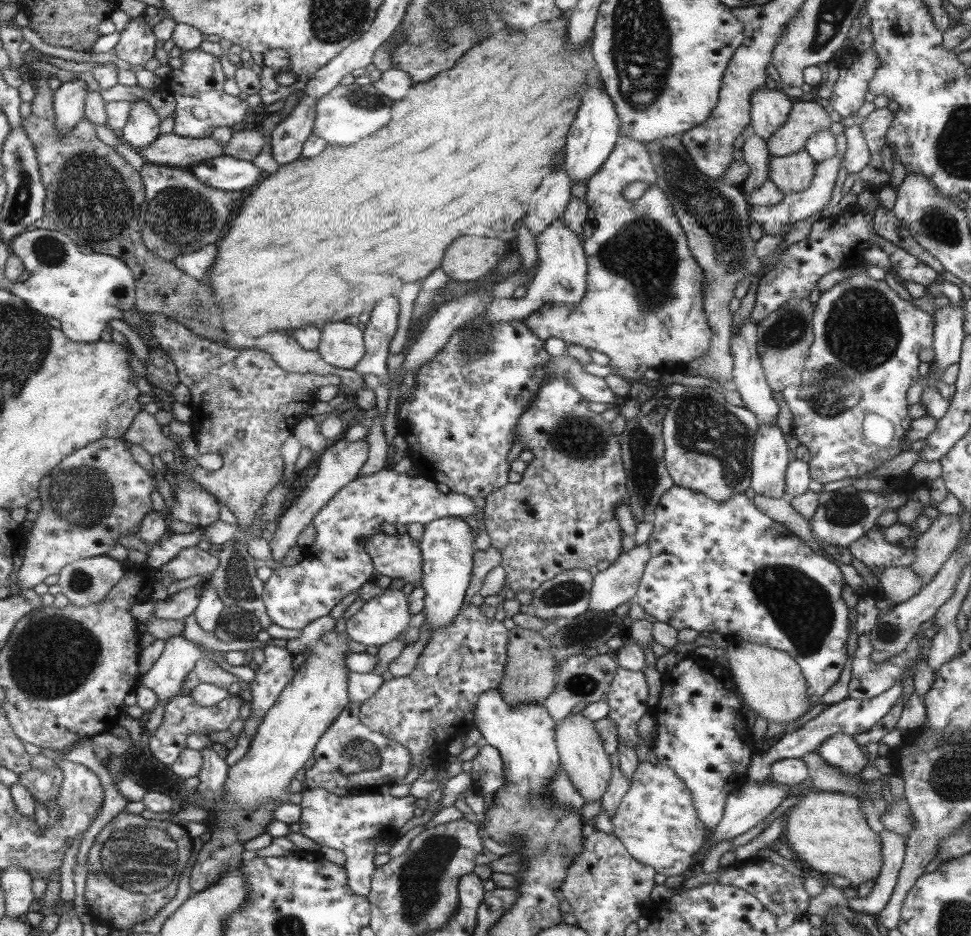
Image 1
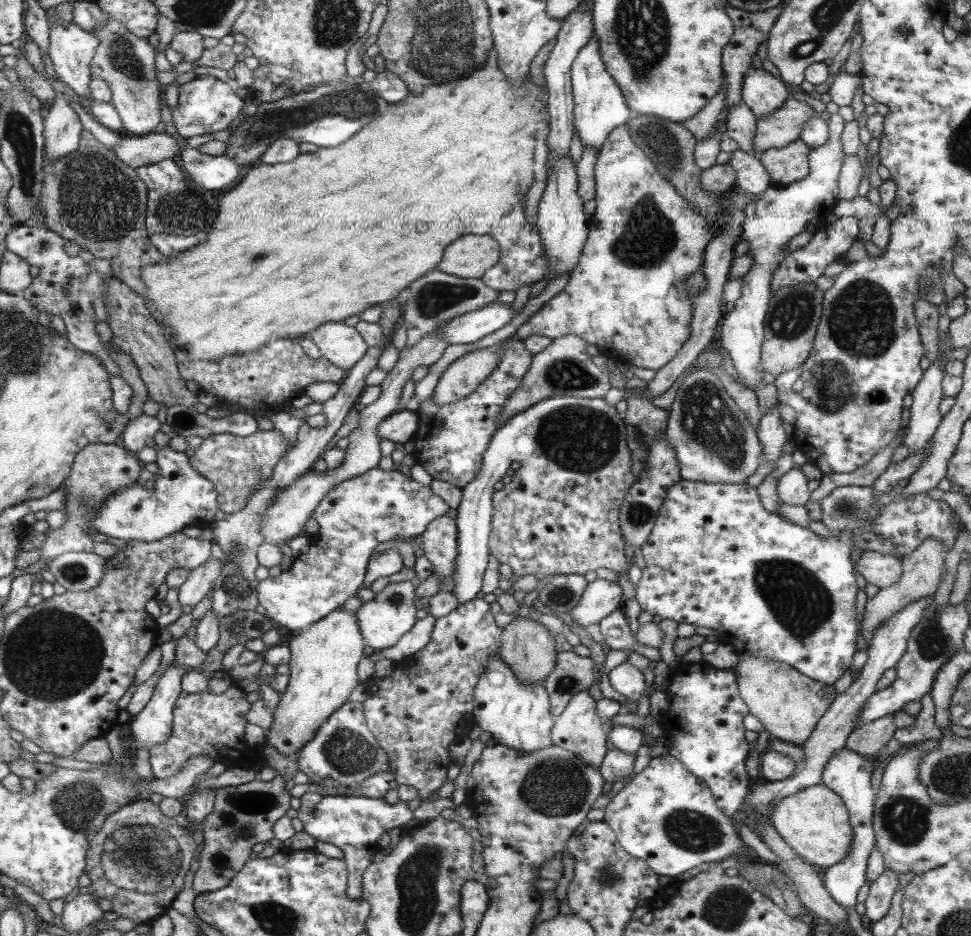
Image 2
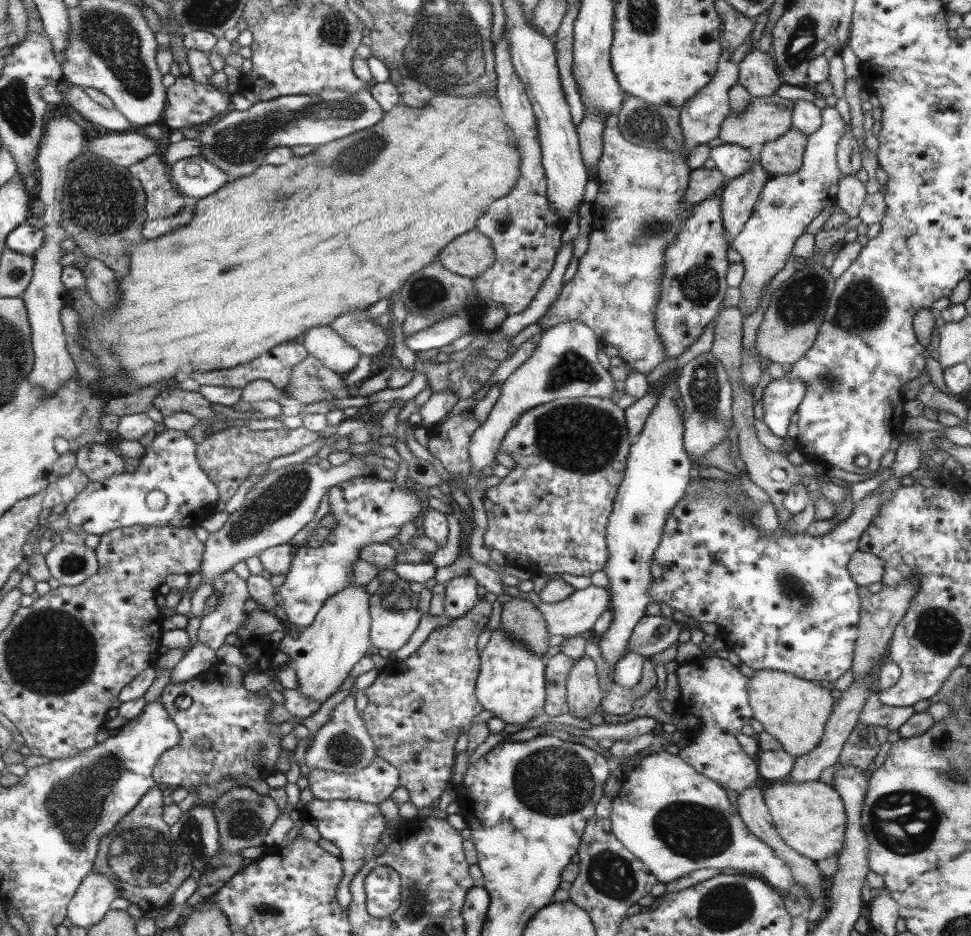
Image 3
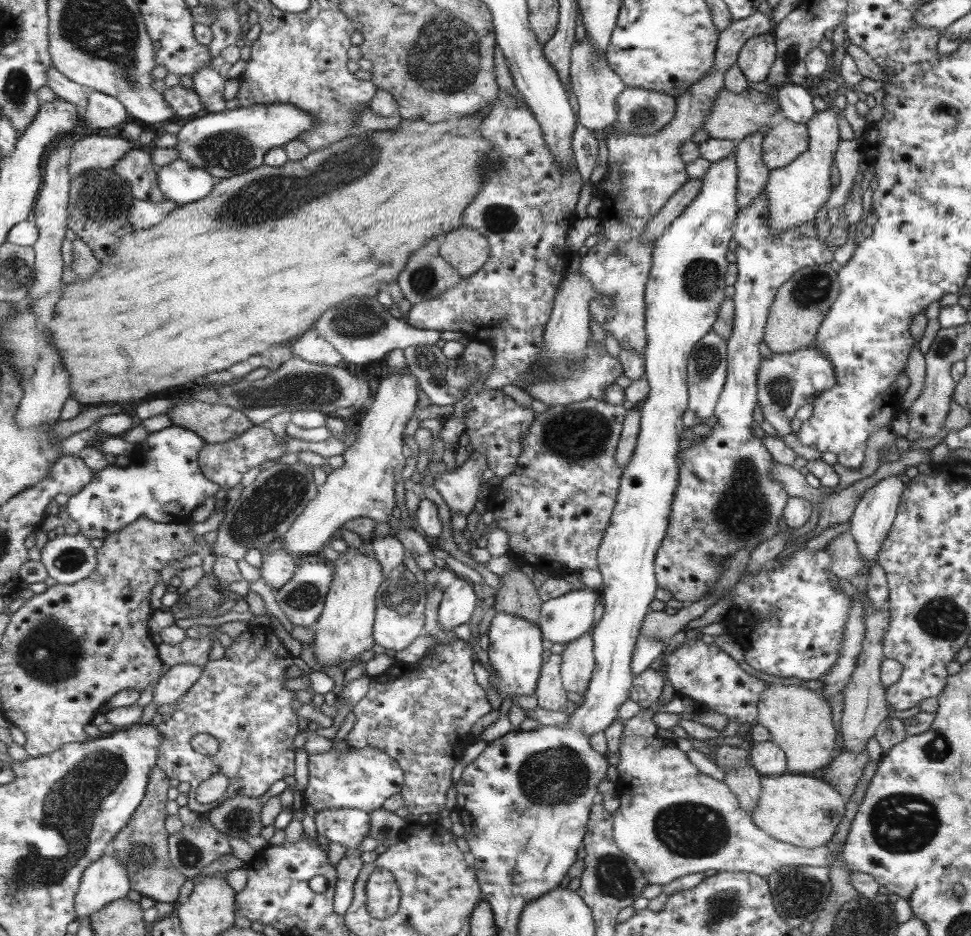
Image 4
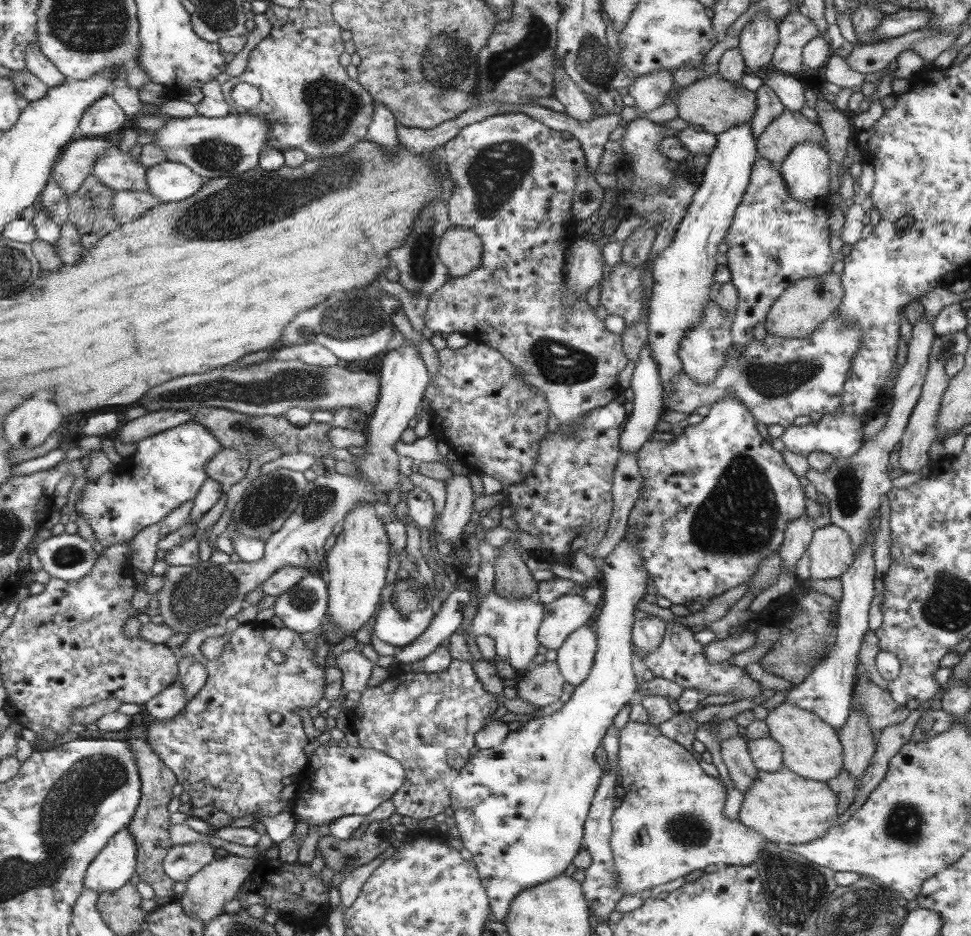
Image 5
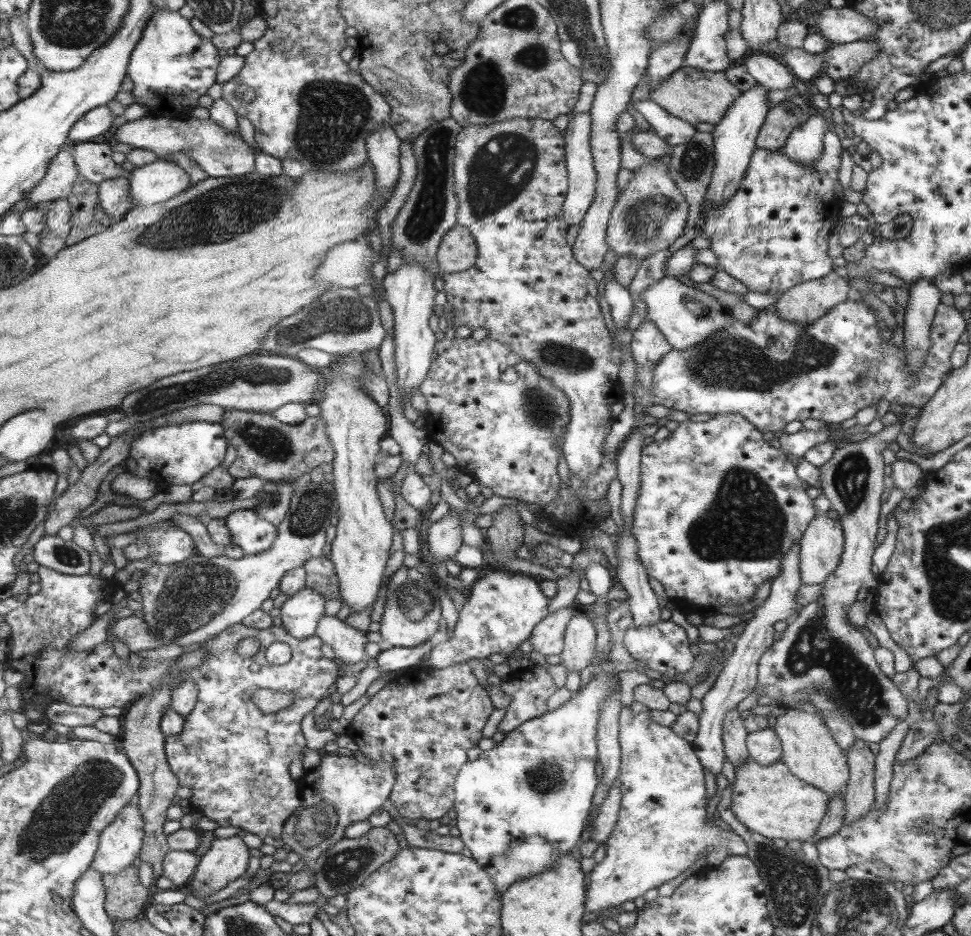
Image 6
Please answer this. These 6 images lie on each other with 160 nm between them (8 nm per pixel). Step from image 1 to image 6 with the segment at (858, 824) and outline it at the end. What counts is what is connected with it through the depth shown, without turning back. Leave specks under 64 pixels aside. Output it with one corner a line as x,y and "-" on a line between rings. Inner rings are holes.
749,757
743,766
735,766
730,809
737,820
751,832
775,840
807,841
817,830
826,813
829,796
799,780
789,768
778,761
771,766
757,764

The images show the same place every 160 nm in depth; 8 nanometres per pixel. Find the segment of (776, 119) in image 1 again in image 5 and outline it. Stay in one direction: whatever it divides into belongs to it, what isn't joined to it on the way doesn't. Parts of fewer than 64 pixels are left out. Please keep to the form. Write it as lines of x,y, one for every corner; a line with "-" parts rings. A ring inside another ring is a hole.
758,12
739,33
737,48
750,74
758,74
770,66
779,42
777,23
764,12

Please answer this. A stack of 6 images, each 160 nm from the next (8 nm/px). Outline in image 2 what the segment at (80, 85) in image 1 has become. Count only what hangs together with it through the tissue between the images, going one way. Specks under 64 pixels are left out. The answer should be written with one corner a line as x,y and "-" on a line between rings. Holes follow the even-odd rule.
61,94
53,99
51,108
46,111
44,127
46,138
44,159
51,161
51,164
80,147
83,124
71,102

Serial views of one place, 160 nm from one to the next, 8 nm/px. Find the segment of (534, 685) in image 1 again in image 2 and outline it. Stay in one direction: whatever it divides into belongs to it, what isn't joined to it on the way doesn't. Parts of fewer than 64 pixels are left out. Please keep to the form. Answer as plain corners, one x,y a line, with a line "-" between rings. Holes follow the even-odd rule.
511,617
511,622
502,629
503,637
498,650
499,659
509,666
517,683
531,685
539,683
551,675
556,662
556,651
554,650
554,638
544,625
528,617

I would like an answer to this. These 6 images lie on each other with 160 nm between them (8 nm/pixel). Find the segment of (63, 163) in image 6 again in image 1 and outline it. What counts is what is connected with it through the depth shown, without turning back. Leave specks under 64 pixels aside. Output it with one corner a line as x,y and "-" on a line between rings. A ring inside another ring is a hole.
174,132
160,138
139,152
145,163
192,169
199,162
209,161
226,154
227,143
215,138
189,138

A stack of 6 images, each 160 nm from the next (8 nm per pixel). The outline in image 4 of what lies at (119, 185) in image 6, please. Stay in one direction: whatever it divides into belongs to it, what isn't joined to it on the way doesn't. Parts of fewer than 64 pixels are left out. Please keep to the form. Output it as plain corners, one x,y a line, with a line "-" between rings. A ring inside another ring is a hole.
167,200
161,203
153,203
148,201
137,201
131,207
130,217
131,226
135,231
147,230
161,223
171,212
179,207
179,202

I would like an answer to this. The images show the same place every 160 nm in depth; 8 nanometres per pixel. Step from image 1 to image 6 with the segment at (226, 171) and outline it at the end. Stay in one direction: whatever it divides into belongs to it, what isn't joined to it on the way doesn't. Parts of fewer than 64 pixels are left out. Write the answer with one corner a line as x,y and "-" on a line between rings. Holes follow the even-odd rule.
162,158
131,172
131,198
142,208
165,203
191,187
191,176
175,161

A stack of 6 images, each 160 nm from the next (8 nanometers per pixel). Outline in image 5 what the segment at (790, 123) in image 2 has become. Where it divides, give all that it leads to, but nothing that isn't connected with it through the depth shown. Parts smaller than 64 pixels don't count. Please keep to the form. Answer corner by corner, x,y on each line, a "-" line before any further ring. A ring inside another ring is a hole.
718,73
698,79
683,87
678,93
675,93
673,100
677,107
677,117
685,120
689,125
693,125
696,129
714,135
721,134
732,126
750,122
755,112
755,93
745,90
738,83
721,78

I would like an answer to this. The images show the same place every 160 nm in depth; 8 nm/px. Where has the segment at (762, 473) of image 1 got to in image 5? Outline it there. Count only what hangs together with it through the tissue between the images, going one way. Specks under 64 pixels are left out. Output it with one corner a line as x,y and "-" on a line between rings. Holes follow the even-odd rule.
833,314
803,338
779,338
767,332
762,340
750,340
742,348
730,346
726,363
710,384
698,386
684,371
676,374
672,378
674,391
665,407
689,415
701,405
711,406
723,395
733,395
752,412
757,423
766,427
780,424
784,428
792,428
794,418
809,412
822,415
837,412
841,408
840,394
851,370
853,355
862,343
854,322
844,324
845,321

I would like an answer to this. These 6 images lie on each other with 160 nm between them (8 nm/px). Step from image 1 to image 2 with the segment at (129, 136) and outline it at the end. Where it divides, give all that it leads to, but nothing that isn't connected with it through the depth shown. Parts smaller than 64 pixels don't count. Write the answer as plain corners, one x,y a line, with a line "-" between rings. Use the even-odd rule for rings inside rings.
108,16
108,23
103,28
92,30
94,36
101,39
91,70
95,77
103,77
109,81
114,97
112,103
121,115
124,128
122,134
145,136
155,132
161,120
163,91
165,86
157,80
155,68
155,50
147,38
135,36
116,18

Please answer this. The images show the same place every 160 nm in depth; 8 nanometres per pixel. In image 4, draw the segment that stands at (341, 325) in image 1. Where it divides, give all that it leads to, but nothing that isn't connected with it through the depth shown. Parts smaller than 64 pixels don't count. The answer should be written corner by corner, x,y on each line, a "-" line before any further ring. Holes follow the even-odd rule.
313,329
305,331
291,343
291,348
298,359
320,365
343,365
343,357

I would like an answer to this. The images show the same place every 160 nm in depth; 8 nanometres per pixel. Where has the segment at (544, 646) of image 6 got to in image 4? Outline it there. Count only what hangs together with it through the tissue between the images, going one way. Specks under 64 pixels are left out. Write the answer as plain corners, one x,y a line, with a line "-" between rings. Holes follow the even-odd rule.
579,588
542,602
537,625
543,639
566,644
590,632
597,598
592,590

